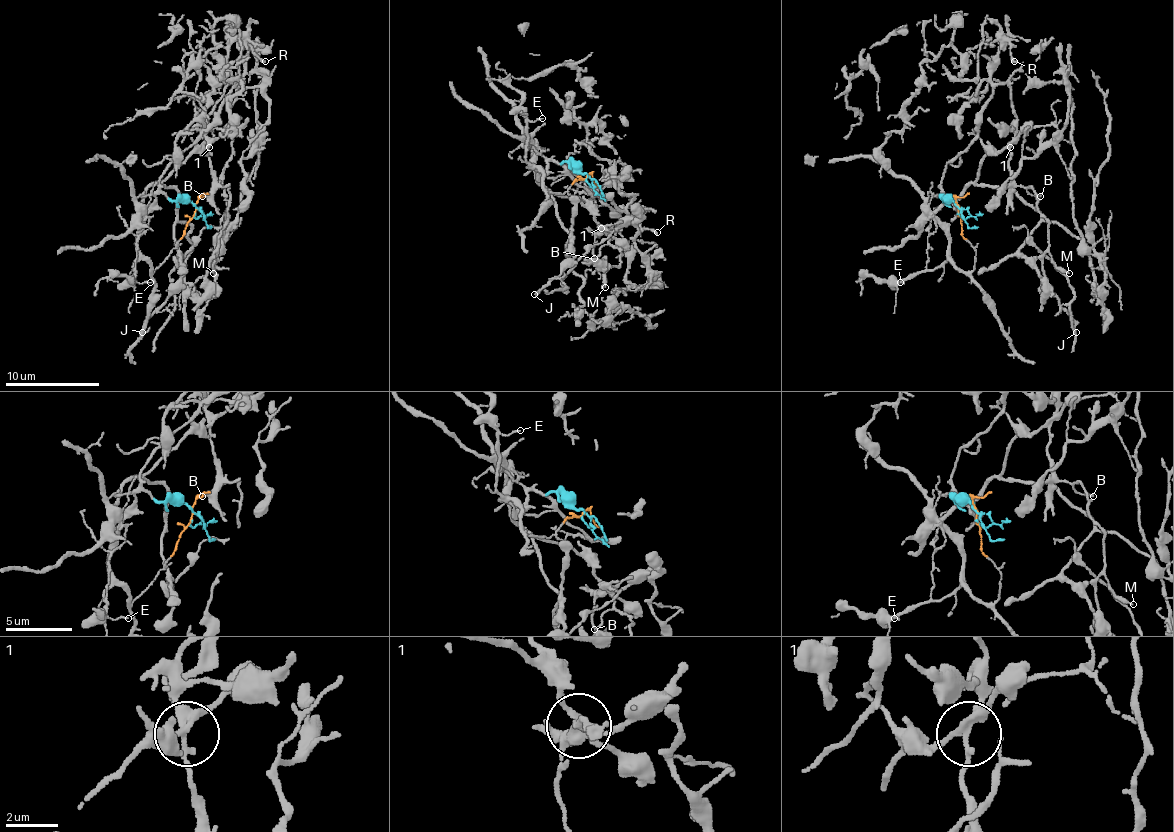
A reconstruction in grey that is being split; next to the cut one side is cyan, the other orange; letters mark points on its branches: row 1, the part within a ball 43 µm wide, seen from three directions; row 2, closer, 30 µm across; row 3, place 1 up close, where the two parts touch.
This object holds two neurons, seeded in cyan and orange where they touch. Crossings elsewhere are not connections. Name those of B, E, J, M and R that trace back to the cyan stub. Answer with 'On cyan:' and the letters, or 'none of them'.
On cyan: B, M, R

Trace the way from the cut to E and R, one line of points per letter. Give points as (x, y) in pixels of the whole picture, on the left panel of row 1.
E: (197, 210), (185, 233), (157, 266), (150, 271), (143, 259), (133, 266), (136, 280), (150, 283)
R: (197, 210), (190, 203), (171, 200), (159, 188), (159, 177), (228, 94), (230, 45), (244, 40), (265, 61)

